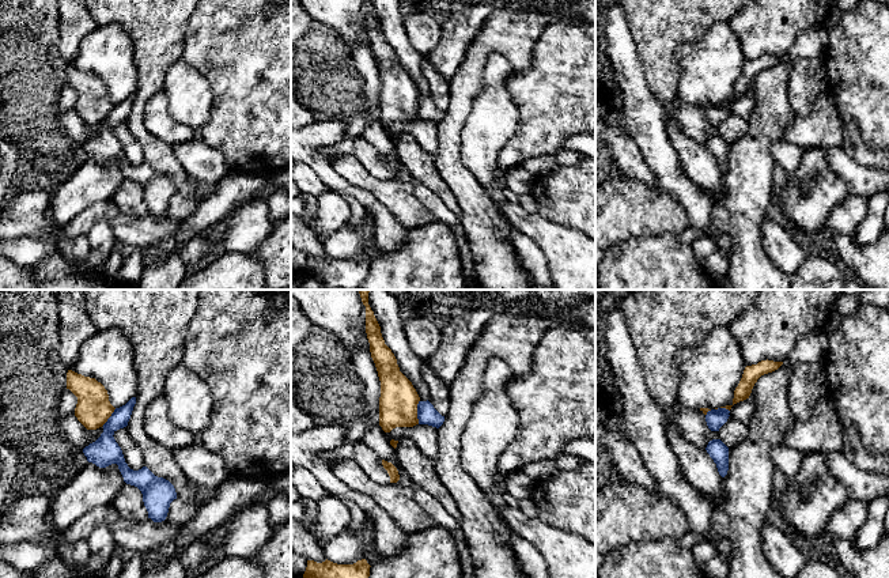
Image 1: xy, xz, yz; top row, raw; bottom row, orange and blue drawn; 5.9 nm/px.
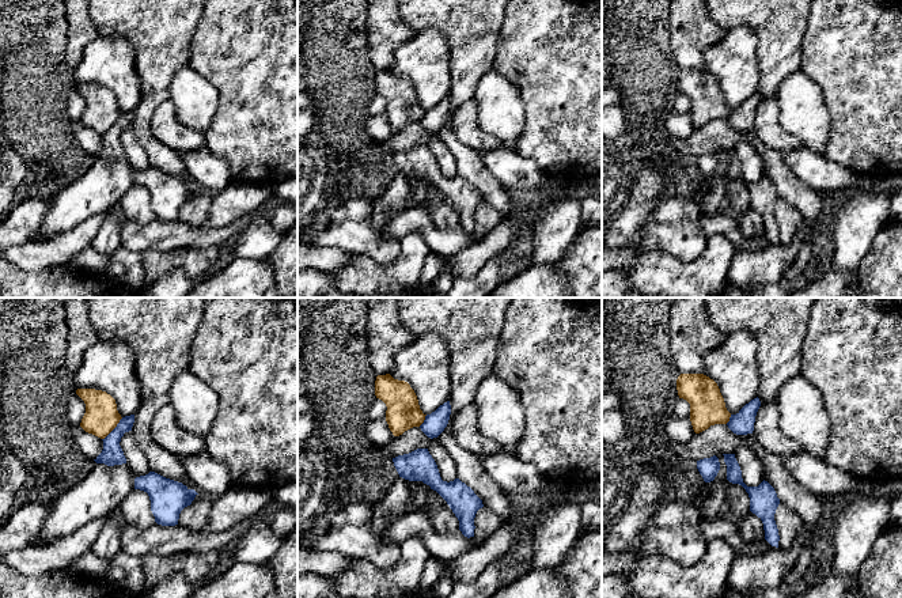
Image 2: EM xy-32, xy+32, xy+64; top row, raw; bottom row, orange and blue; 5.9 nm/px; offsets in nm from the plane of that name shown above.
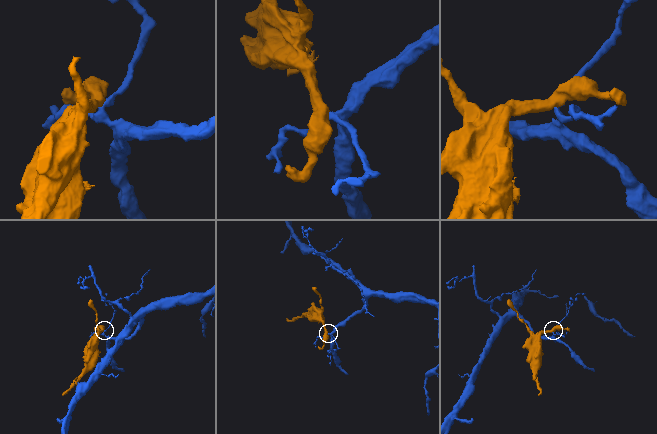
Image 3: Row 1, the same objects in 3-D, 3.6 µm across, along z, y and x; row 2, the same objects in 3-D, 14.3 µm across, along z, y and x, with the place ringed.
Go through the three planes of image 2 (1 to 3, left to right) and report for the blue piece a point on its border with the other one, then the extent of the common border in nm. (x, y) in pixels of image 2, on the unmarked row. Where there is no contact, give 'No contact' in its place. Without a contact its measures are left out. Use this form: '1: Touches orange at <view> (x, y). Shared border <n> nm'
1: Touches orange at xy-32 (113, 124). Shared border 180 nm
2: Touches orange at xy+32 (424, 114). Shared border 90 nm
3: Touches orange at xy+64 (728, 114). Shared border 70 nm

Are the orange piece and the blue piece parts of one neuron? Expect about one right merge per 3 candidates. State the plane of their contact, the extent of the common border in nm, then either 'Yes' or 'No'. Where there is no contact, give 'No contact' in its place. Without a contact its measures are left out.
Touches orange in xz. Shared border 140 nm. No

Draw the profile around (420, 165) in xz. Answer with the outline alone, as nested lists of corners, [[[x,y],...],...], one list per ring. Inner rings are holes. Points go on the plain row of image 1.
[[[404,132],[396,143],[400,162],[415,181],[430,188],[454,214],[459,215],[459,205],[446,181],[440,177],[434,155],[427,152],[413,135]]]

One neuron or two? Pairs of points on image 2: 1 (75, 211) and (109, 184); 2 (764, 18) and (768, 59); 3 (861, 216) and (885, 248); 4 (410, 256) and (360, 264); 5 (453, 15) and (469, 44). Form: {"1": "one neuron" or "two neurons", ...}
{"1": "one neuron", "2": "one neuron", "3": "two neurons", "4": "one neuron", "5": "one neuron"}

